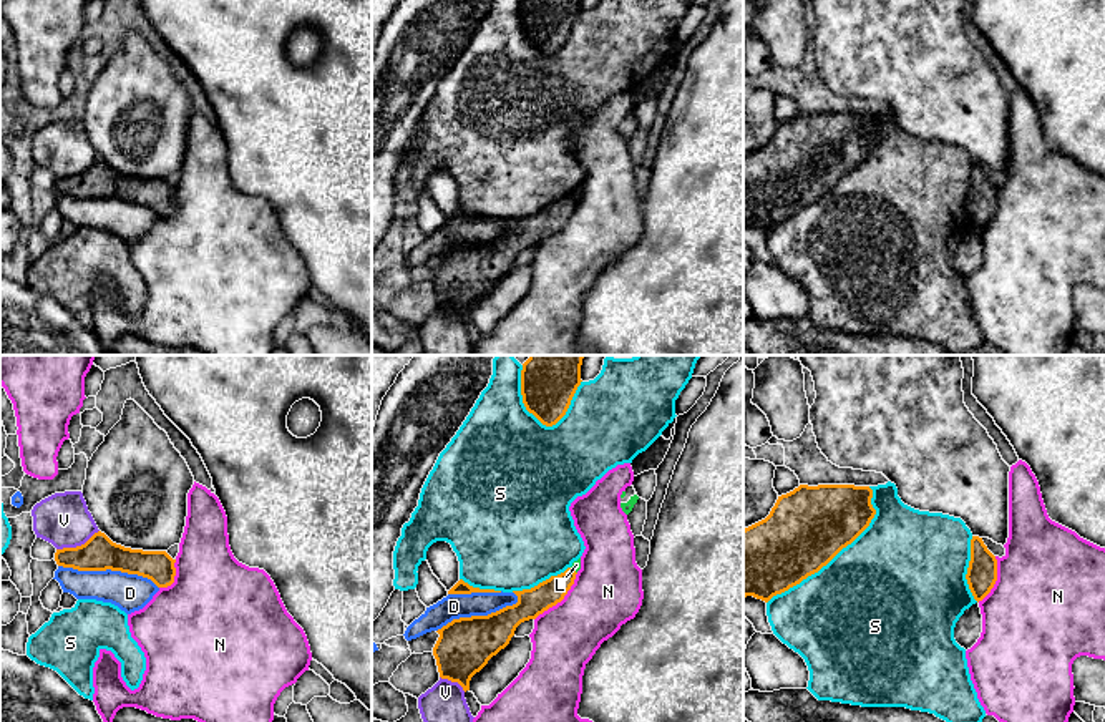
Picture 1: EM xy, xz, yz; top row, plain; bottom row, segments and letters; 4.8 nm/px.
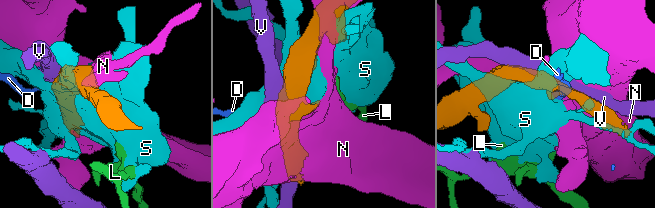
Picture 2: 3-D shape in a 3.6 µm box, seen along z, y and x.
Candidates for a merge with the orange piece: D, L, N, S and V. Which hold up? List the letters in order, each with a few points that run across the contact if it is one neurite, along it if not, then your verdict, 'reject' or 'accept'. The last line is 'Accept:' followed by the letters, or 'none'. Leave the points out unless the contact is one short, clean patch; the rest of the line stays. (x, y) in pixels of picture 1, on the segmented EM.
D: reject
L: xz (569, 568), (576, 573) | reject
N: reject
S: reject
V: reject
Accept: none

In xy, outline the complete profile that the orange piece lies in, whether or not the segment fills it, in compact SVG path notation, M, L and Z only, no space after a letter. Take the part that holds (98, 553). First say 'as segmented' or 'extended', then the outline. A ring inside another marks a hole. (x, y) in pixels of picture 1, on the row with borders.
as segmented | M95 533L85 544L56 549L58 566L78 571L121 571L151 579L158 588L174 583L176 568L166 551L131 549L113 543L105 533Z

